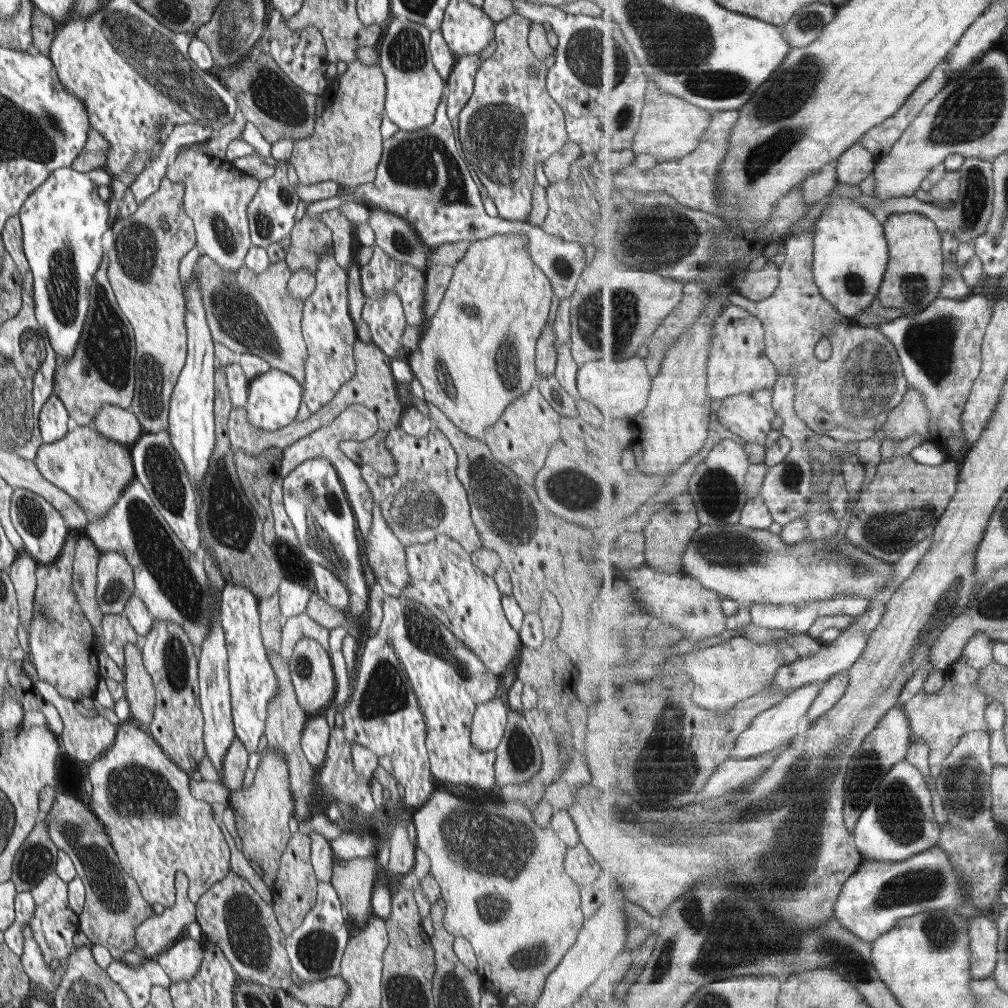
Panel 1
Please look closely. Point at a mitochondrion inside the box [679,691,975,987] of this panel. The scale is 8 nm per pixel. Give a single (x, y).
(922, 887)

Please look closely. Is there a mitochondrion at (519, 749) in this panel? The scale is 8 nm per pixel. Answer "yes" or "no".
yes

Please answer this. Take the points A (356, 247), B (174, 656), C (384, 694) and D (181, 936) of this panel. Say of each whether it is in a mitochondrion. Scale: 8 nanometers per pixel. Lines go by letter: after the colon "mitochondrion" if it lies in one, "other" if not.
A: other
B: mitochondrion
C: mitochondrion
D: other

